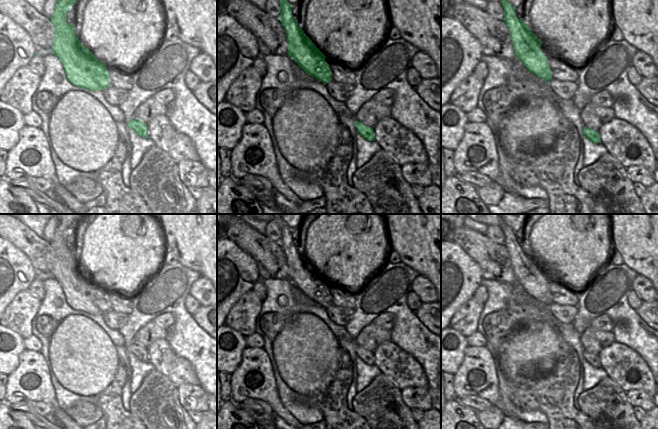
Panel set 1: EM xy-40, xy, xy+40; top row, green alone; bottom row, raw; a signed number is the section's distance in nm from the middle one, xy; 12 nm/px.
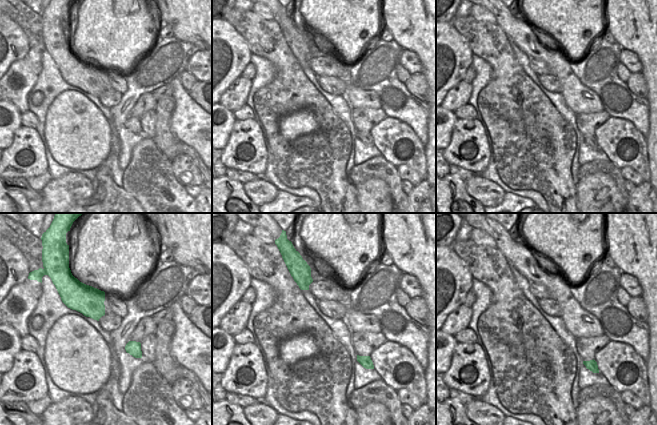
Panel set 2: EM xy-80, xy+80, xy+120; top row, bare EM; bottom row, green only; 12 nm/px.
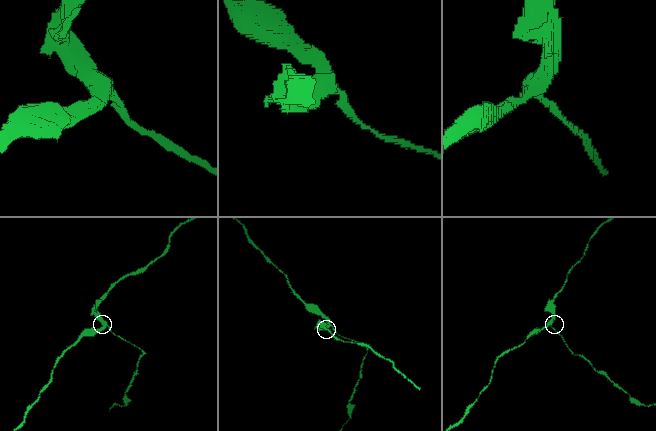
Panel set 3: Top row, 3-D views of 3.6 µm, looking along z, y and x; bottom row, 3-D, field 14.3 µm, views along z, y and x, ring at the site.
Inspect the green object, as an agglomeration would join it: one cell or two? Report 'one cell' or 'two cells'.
two cells

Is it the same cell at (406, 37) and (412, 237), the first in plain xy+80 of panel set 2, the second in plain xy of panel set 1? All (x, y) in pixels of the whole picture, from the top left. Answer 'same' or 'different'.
same

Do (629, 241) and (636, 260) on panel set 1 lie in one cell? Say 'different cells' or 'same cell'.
same cell

